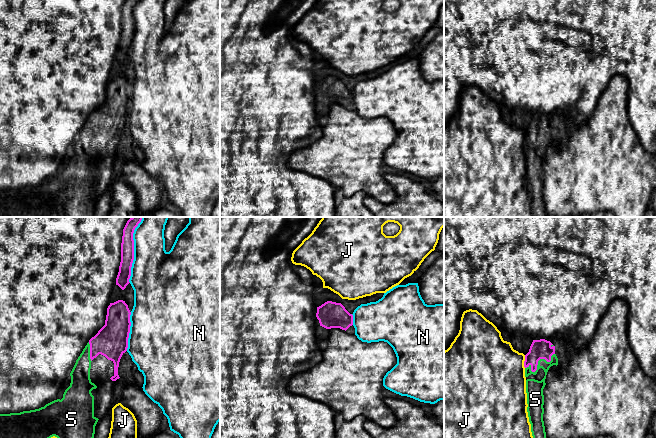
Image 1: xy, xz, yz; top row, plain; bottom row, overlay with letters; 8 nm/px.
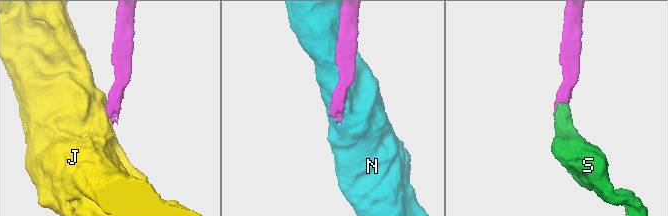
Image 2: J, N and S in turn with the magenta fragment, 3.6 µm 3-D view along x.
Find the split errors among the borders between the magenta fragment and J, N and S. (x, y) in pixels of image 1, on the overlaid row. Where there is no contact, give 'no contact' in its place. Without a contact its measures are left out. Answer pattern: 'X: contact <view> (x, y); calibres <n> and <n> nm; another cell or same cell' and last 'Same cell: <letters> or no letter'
J: contact yz (524, 361); calibres 160 and 480 nm; another cell
N: contact xy (133, 250); calibres 110 and 380 nm; another cell
S: contact yz (537, 362); calibres 160 and 140 nm; same cell
Same cell: S

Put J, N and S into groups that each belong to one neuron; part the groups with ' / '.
J / N / S

